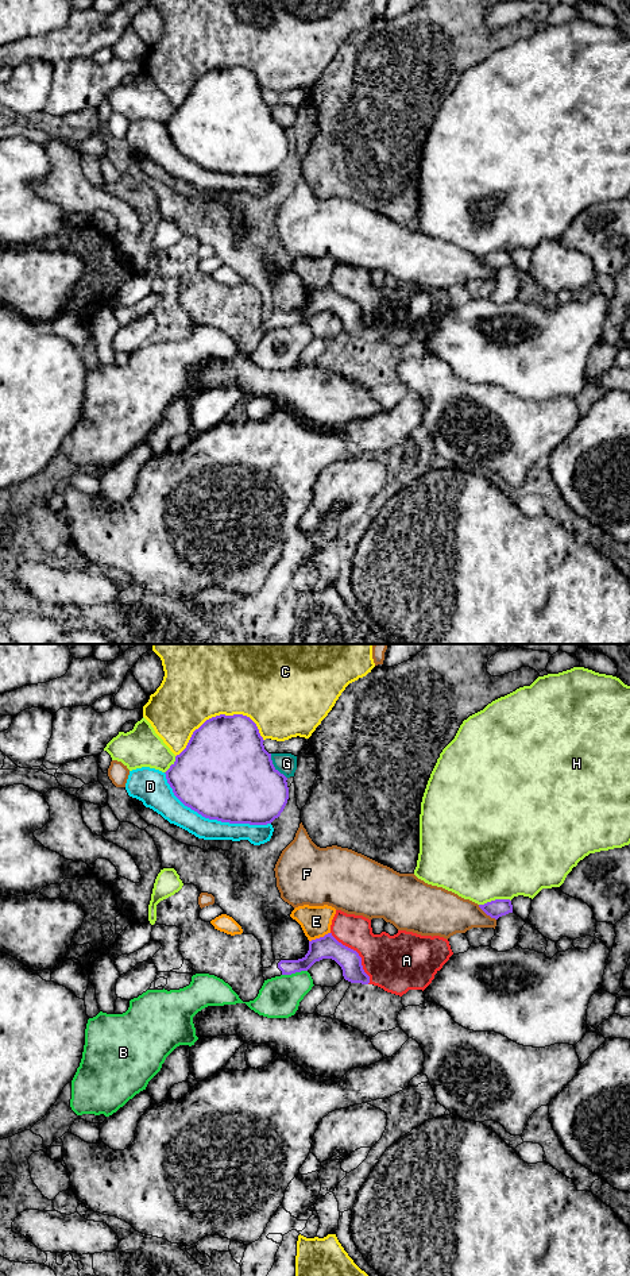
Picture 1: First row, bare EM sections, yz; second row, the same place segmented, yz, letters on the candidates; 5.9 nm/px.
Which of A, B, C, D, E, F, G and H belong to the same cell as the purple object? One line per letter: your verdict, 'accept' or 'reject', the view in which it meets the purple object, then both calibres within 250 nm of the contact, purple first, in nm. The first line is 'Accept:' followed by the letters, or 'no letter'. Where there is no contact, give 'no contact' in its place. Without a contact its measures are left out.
Accept: no letter
A: reject; contact in yz; calibres 140 and 340 nm
B: reject; contact in yz; calibres 140 and 240 nm
C: reject; contact in yz; calibres 460 and 420 nm
D: reject; contact in yz; calibres 500 and 140 nm
E: reject; contact in yz; calibres 140 and 180 nm
F: reject; contact in yz; calibres 110 and 260 nm
G: reject; contact in yz; calibres 500 and 130 nm
H: reject; contact in yz; calibres 110 and 500 nm

